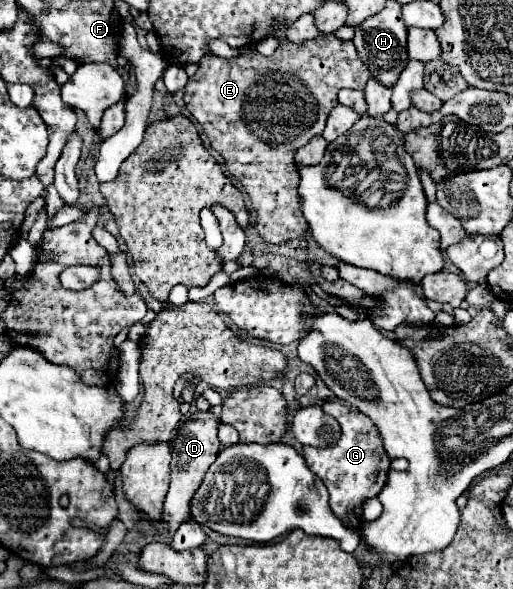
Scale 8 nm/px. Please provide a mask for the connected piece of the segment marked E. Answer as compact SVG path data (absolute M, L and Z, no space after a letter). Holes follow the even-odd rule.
M322 33L304 43L282 43L270 57L252 53L222 59L208 53L200 59L200 69L190 77L184 89L186 109L198 121L210 145L222 155L230 175L234 175L248 193L252 209L258 217L254 229L266 243L284 243L302 237L308 231L296 193L298 167L294 163L294 153L298 147L306 145L312 137L324 131L328 113L338 105L338 91L344 87L364 91L368 79L370 73L360 61L352 41ZM252 93L256 93L256 101L250 101Z

